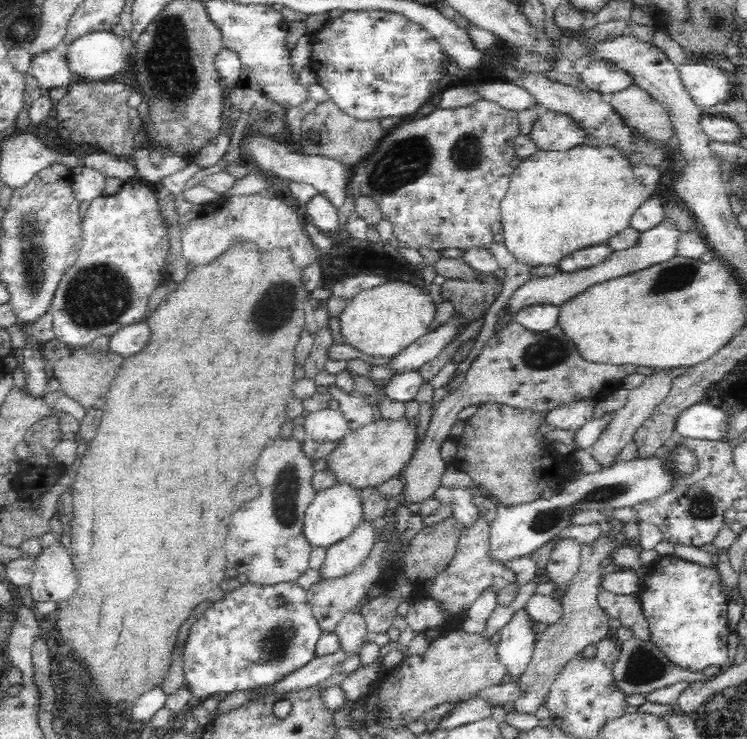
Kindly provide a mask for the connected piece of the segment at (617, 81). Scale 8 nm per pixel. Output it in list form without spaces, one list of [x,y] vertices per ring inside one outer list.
[[[596,60],[580,74],[580,86],[584,90],[592,90],[602,96],[606,96],[606,94],[612,96],[612,94],[632,86],[632,80],[622,70],[618,70],[612,62]]]

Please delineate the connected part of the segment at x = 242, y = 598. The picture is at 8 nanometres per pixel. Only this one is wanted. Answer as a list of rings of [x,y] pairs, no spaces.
[[[244,582],[242,588],[234,592],[226,592],[224,600],[212,604],[192,626],[188,642],[186,642],[186,664],[184,676],[186,686],[198,698],[212,698],[216,692],[246,692],[254,688],[270,688],[278,686],[286,676],[304,670],[318,654],[318,642],[322,636],[322,628],[318,618],[314,616],[308,604],[308,592],[292,582],[268,586],[258,582]]]

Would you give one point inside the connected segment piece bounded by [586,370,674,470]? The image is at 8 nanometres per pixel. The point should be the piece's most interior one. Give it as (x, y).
(618, 432)

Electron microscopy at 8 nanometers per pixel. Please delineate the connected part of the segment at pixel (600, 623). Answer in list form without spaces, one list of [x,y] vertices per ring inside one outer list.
[[[598,538],[596,544],[582,548],[580,572],[568,582],[564,592],[556,594],[556,600],[560,602],[560,608],[562,608],[562,616],[556,622],[548,624],[548,628],[542,634],[536,634],[536,638],[534,638],[536,646],[534,646],[532,662],[530,662],[528,670],[520,676],[518,696],[512,700],[514,714],[534,716],[536,710],[544,704],[544,698],[548,694],[548,686],[552,686],[552,682],[558,678],[560,670],[568,664],[568,660],[576,652],[584,652],[586,646],[600,644],[604,638],[614,636],[616,630],[610,628],[610,622],[608,622],[610,616],[600,608],[598,596],[602,592],[602,580],[606,576],[600,568],[600,562],[610,558],[616,548],[618,548],[618,544],[610,542],[608,538]]]

